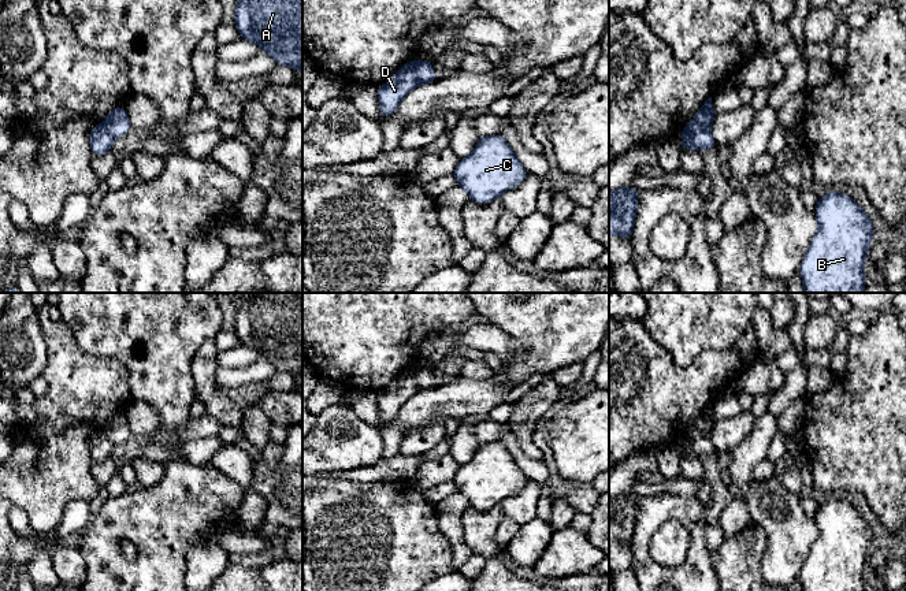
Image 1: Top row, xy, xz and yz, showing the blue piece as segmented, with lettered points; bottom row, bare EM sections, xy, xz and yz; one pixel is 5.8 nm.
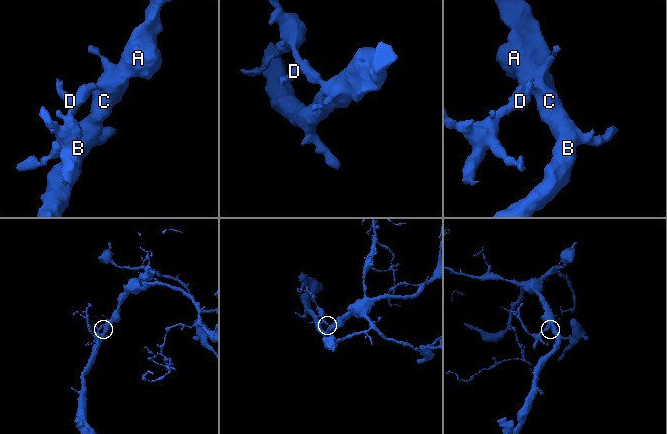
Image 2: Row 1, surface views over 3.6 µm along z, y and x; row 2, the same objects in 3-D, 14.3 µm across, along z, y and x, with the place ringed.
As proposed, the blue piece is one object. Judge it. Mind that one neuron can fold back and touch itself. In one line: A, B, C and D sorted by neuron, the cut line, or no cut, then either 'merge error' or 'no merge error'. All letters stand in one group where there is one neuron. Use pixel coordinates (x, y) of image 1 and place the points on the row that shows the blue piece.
A B C / D | yz (709, 126), (701, 130), (683, 132) | merge error

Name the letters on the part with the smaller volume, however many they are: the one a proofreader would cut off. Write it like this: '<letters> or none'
D

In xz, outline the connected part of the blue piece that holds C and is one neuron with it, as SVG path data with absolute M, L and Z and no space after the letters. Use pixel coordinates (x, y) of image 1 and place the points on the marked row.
M501 134L482 135L475 149L467 157L460 159L453 172L457 185L468 193L469 201L476 204L487 204L500 198L504 192L519 186L527 175L515 150Z

